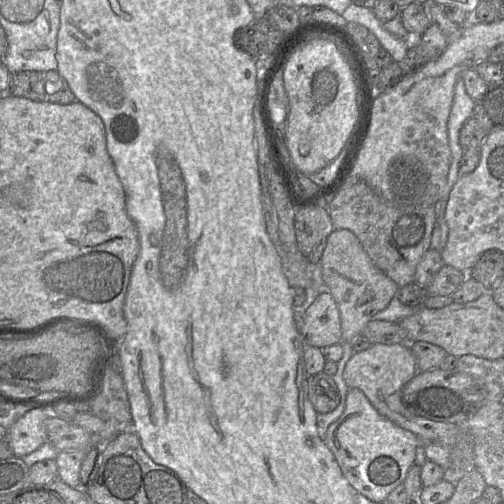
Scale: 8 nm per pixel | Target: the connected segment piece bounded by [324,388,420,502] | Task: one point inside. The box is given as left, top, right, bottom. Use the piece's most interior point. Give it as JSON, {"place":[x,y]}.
{"place":[374,454]}

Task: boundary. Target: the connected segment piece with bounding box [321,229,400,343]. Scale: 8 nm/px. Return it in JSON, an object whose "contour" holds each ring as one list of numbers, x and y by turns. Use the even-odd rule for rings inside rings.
{"contour":[[334,229,321,257,324,290,334,298,340,315,341,342,351,343,372,317,388,306,399,286,370,260,358,238,347,229]]}

